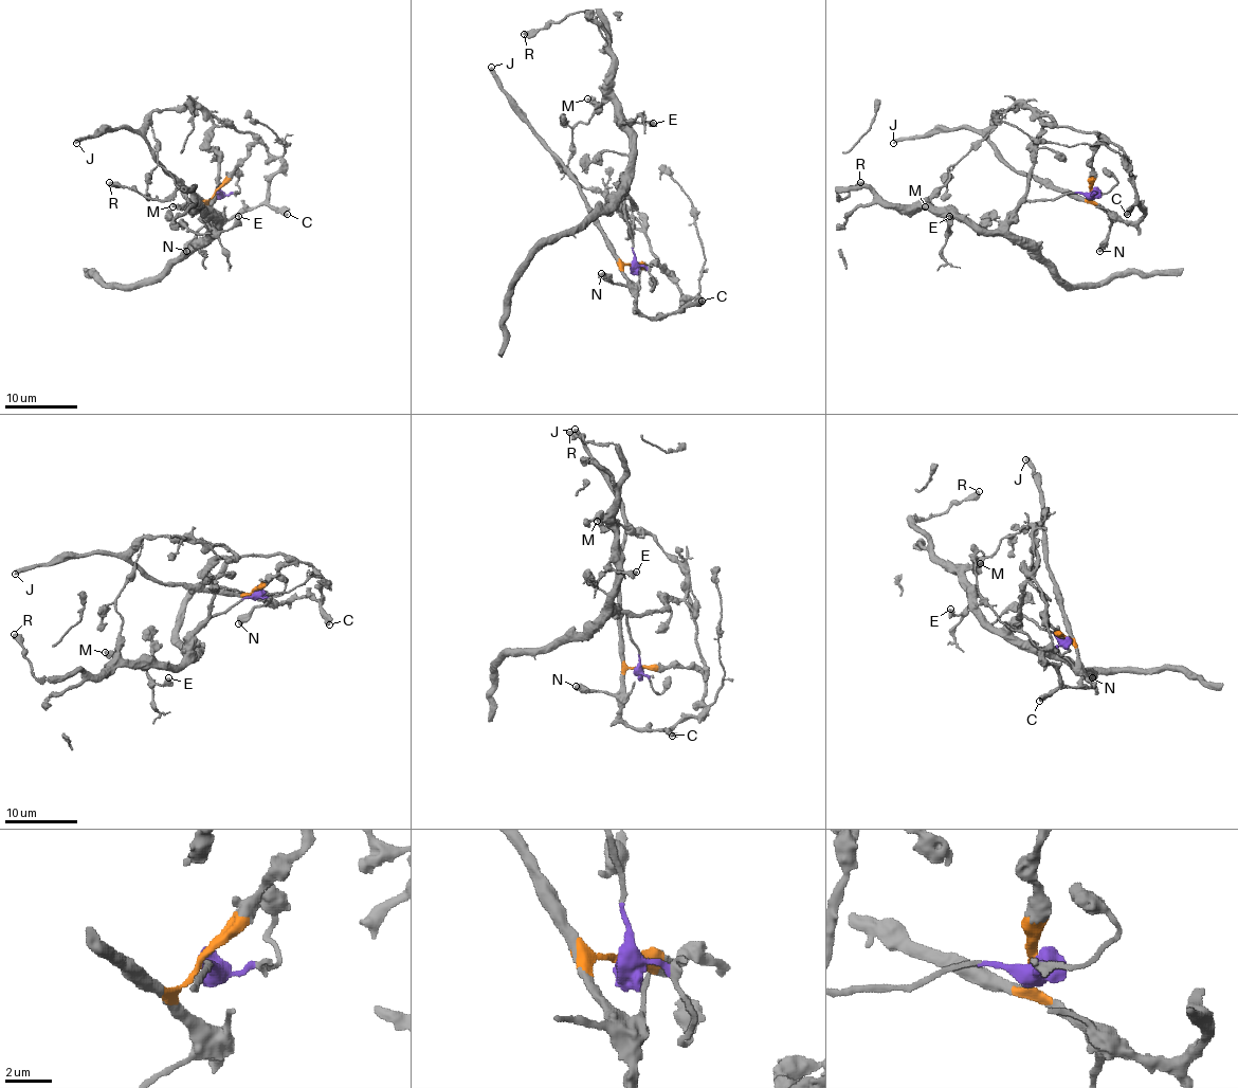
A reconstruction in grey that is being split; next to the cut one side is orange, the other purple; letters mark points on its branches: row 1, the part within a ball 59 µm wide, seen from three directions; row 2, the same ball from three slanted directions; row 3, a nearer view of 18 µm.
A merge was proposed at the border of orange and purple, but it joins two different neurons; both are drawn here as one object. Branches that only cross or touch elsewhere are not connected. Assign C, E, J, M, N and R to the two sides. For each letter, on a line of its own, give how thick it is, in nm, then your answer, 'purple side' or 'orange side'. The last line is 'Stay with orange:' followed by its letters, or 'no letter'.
C: 440 nm | orange side
E: 360 nm | purple side
J: 400 nm | orange side
M: 500 nm | purple side
N: 650 nm | orange side
R: 550 nm | purple side
Stay with orange: C, J, N

